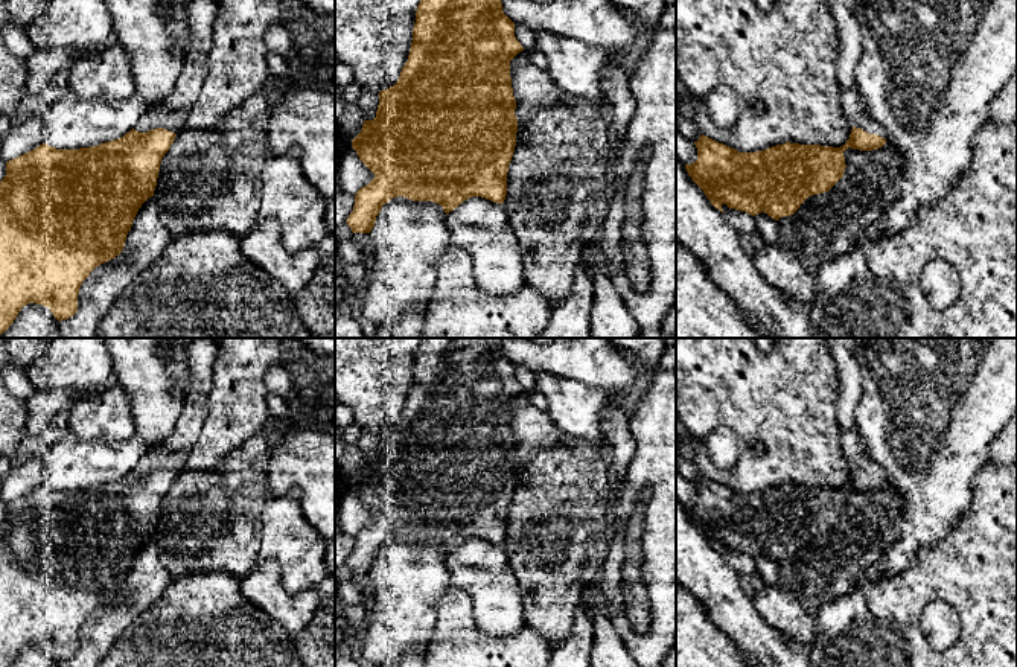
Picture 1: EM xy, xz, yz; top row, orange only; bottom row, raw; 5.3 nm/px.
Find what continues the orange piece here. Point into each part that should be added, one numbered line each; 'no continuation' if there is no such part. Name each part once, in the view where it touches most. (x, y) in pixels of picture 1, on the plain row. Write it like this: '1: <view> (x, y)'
1: xy (172, 456)

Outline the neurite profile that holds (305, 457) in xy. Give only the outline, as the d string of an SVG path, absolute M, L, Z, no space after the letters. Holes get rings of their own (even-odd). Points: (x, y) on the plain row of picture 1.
M295 426L286 432L273 448L268 458L268 486L273 496L286 495L297 487L301 492L301 510L308 521L330 541L335 538L335 437L326 431L309 426Z

